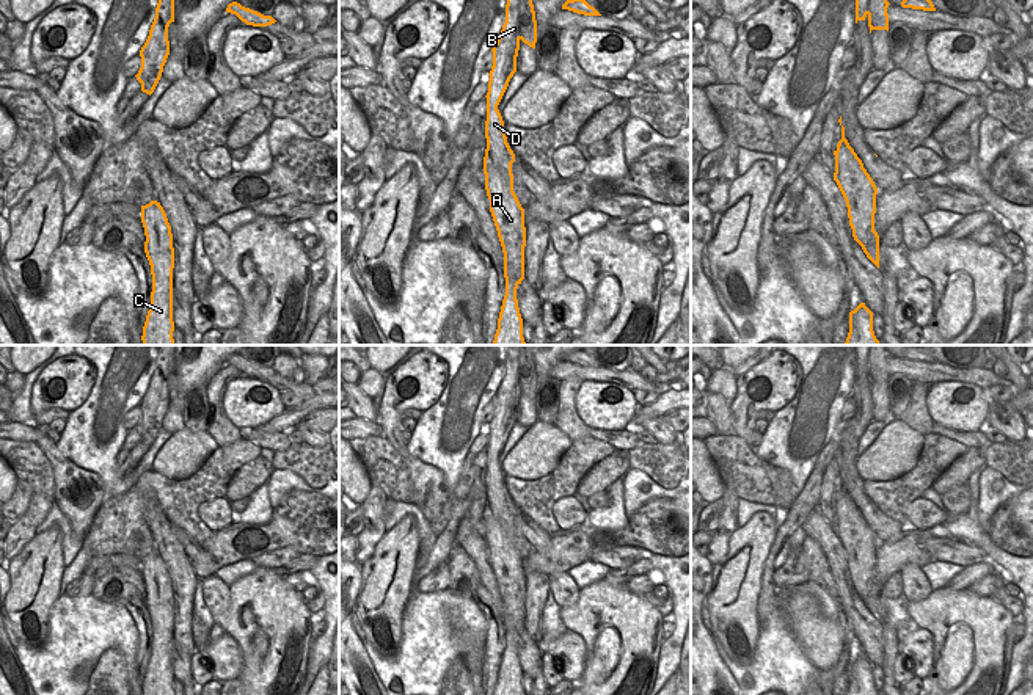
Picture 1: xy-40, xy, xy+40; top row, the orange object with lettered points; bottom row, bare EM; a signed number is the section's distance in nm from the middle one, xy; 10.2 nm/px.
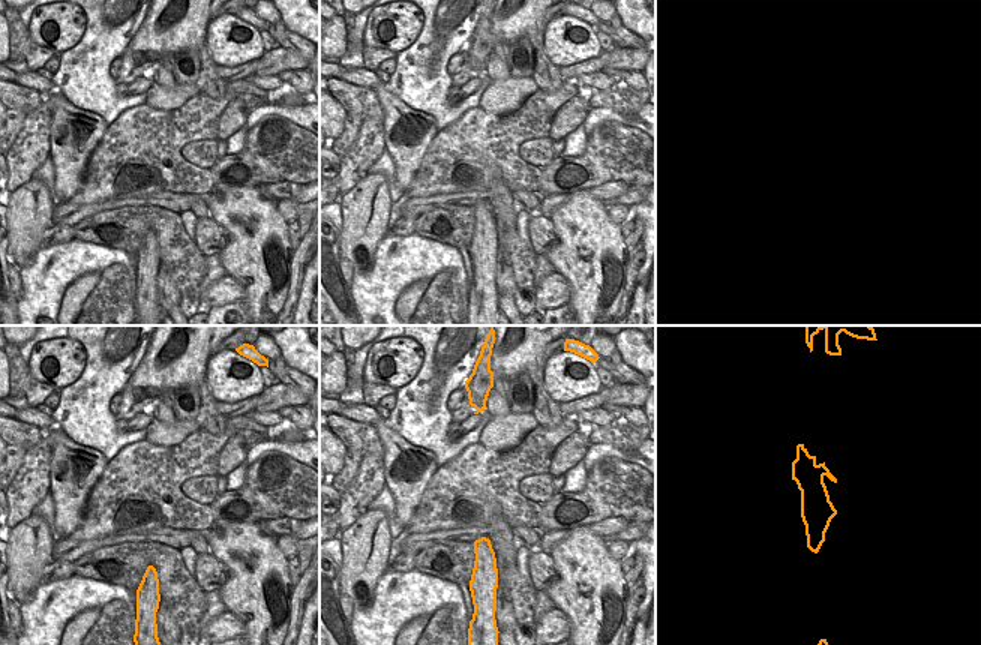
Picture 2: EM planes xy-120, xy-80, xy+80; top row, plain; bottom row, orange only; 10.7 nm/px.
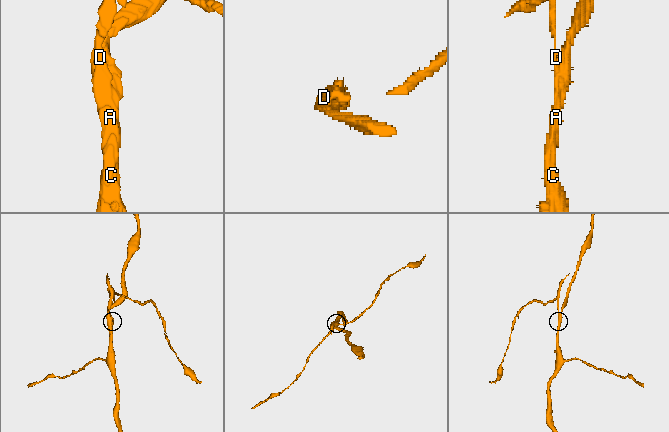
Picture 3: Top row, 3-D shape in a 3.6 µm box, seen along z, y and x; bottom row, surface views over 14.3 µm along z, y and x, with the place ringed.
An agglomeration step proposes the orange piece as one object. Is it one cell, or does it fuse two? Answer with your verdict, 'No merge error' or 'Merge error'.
Merge error.

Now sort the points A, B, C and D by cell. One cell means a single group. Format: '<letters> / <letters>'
A C D / B

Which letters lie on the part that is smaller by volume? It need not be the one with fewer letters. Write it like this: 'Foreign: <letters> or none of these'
Foreign: B.

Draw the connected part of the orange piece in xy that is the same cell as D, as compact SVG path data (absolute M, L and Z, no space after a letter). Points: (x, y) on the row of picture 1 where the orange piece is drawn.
M487 104L485 138L485 190L504 253L506 278L506 295L493 345L527 345L523 337L523 318L516 300L516 289L524 279L524 209L513 191L512 163L515 154L507 143L502 116L491 104Z

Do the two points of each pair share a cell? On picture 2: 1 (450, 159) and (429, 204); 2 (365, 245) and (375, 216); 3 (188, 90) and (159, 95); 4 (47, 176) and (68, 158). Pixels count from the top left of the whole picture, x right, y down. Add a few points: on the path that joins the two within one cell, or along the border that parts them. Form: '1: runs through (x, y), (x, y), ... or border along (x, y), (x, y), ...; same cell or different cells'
1: border along (468, 191), (413, 197), (402, 210); different cells
2: runs through (365, 237), (365, 227), (368, 224); same cell
3: runs through (180, 93), (167, 95); same cell
4: border along (48, 155), (53, 164), (53, 191), (63, 201); different cells

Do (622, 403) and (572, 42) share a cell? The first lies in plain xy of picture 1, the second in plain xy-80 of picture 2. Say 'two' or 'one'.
one

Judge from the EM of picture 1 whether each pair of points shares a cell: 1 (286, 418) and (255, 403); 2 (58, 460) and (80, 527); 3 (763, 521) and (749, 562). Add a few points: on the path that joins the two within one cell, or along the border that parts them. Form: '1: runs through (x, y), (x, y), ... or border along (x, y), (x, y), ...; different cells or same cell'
1: border along (286, 408), (256, 427); different cells
2: runs through (62, 477), (58, 491), (77, 510); same cell
3: runs through (760, 531), (749, 553); same cell

